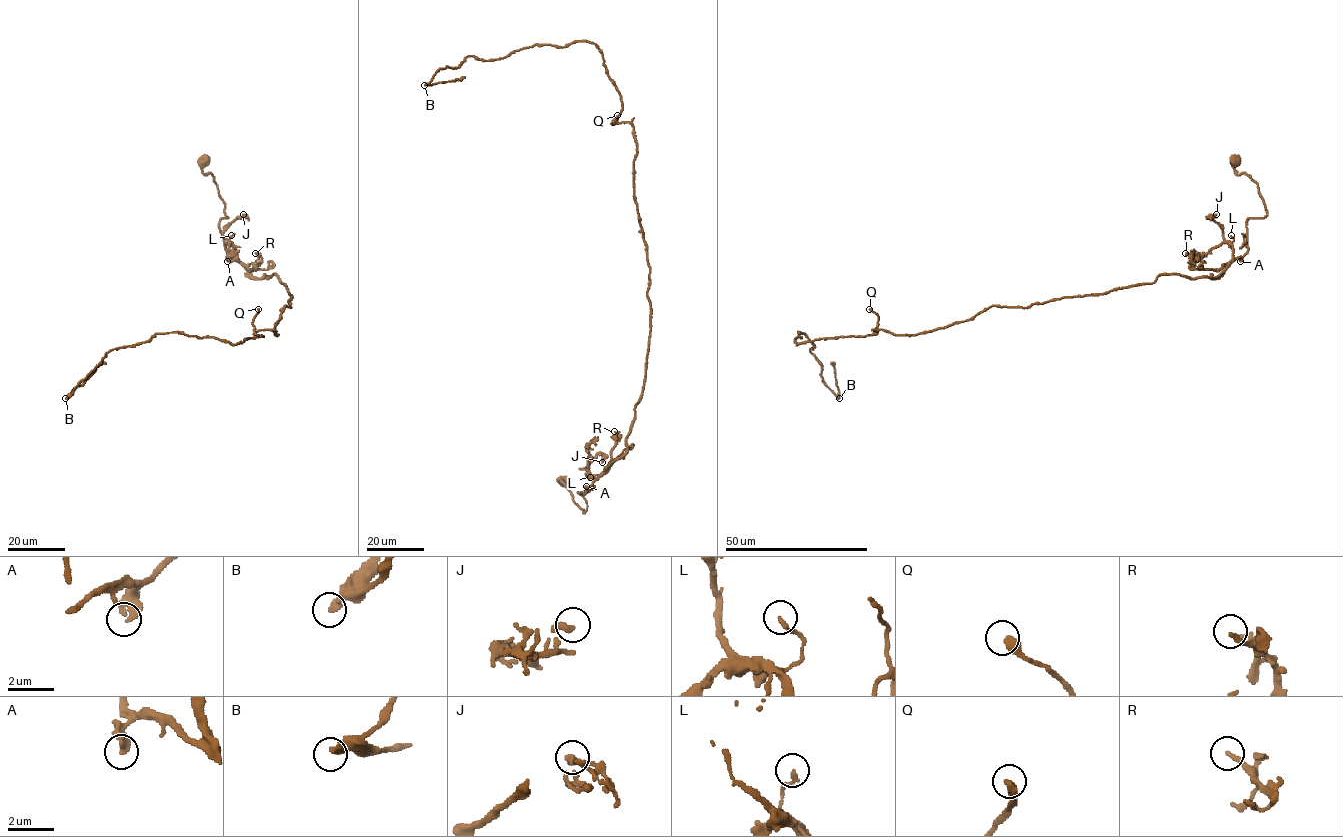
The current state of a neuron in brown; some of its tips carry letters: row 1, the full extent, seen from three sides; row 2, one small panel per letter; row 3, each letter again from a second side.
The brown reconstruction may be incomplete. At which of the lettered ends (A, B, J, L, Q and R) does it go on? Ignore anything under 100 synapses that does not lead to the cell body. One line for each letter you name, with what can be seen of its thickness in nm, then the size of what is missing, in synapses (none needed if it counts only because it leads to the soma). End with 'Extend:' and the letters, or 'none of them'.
Q: Thickness 400 nm. Roughly 140 synapses
Extend: Q

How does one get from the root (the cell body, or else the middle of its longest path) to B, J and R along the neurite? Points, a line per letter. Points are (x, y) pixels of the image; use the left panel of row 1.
B: (204, 161), (226, 254), (291, 295), (277, 335), (155, 334), (110, 350), (65, 398)
J: (204, 161), (202, 172), (213, 176), (228, 217), (219, 222), (225, 250), (236, 260), (223, 231), (243, 214)
R: (204, 161), (202, 172), (213, 176), (228, 217), (219, 222), (226, 254), (256, 269), (261, 258), (255, 253)

